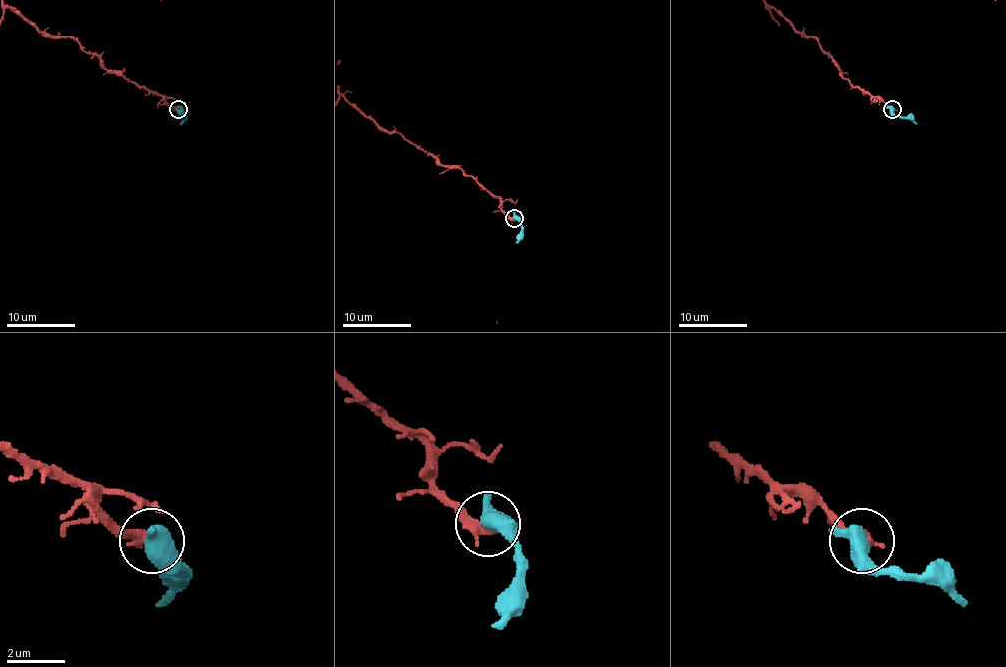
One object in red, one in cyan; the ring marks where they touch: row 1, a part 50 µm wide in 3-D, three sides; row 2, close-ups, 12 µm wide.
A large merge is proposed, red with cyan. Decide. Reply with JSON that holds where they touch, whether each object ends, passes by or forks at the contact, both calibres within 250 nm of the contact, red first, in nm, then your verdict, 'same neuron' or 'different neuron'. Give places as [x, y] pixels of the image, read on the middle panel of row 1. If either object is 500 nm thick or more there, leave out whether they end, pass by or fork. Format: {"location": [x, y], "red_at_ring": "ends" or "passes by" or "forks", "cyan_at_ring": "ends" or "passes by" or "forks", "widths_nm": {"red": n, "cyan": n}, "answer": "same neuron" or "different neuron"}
{"location": [514, 218], "widths_nm": {"red": 400, "cyan": 750}, "answer": "different neuron"}

